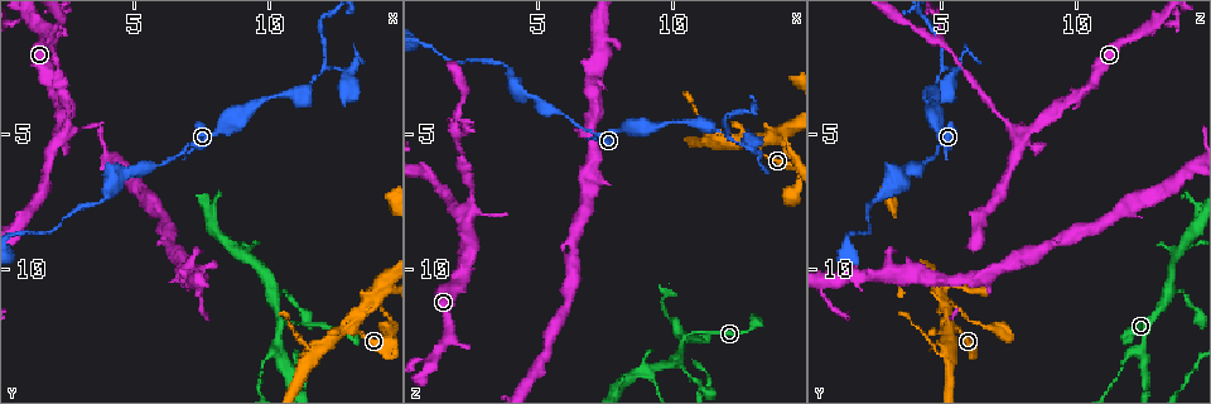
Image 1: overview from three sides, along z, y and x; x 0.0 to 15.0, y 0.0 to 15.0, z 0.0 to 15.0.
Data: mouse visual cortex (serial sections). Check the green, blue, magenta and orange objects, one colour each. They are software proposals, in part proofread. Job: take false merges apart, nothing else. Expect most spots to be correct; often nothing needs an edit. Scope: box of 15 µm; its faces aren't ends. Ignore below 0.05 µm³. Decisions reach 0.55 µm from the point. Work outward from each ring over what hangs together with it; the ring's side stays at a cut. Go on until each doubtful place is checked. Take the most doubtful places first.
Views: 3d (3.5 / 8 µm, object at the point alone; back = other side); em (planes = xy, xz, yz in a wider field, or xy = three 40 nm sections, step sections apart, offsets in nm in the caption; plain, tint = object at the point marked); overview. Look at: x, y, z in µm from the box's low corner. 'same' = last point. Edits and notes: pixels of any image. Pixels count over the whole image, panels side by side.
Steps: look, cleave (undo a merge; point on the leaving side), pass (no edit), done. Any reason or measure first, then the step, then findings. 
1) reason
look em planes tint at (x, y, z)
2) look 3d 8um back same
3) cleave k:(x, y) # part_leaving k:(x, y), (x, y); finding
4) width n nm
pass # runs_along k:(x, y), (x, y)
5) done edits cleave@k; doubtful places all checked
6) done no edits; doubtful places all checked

sharp bend
look 3d 3.5um at (12.0, 2.6, 5.1)

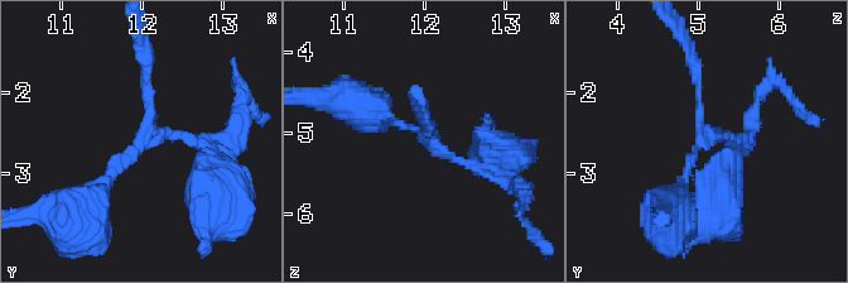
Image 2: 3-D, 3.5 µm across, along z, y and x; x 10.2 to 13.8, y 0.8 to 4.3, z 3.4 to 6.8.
arms 3; arm_widths 150, 150, 150 nm
look em xy step 1 tint at (12.05, 2.55, 5.05)

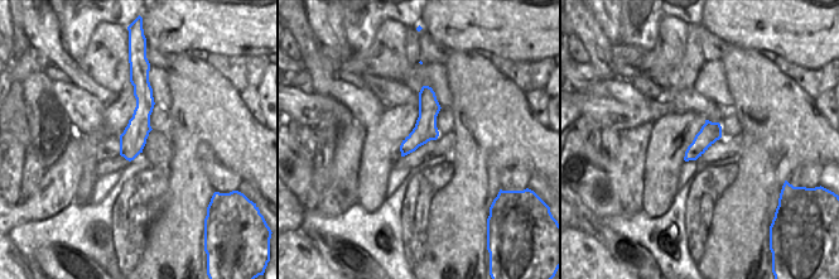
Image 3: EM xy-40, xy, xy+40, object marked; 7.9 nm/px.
pass # runs_along 3:(145, 75), (143, 111), (129, 157); all the same cell

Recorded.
three-way junction
look 3d 8um at (2.0, 1.6, 5.0)

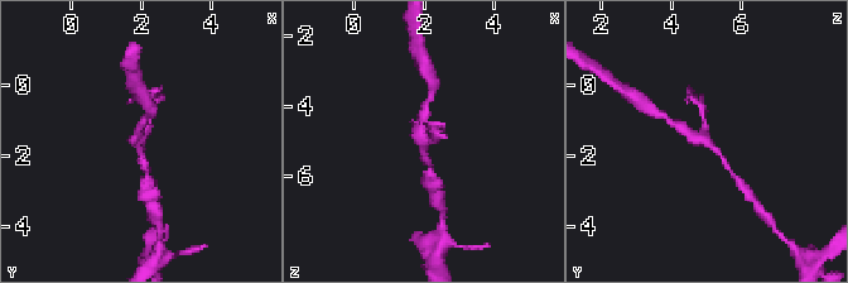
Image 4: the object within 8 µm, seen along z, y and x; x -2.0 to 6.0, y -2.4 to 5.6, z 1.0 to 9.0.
zoom in
look 3d 3.5um at (1.9, 1.5, 5.0)

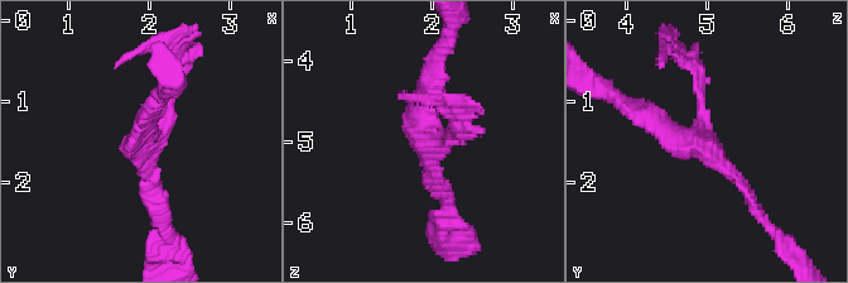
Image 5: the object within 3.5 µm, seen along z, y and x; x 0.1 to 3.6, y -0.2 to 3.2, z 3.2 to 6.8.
arms 3; arm_widths 150, 150, 200 nm
look em xy step 1 tint at (1.90, 1.55, 5.00)

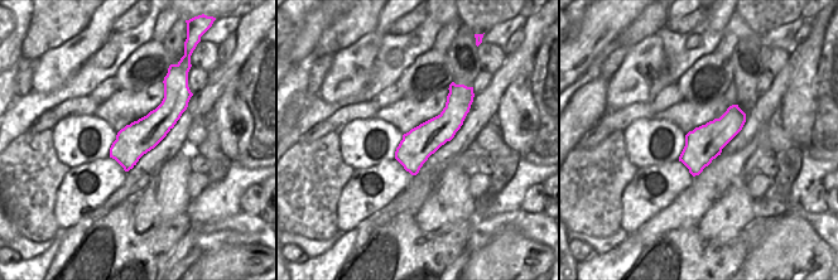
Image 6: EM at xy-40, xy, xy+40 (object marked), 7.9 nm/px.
pass # runs_along 6:(457, 87), (413, 170); all the same cell

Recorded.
three-way junction
look 3d 8um at (10.4, 11.9, 12.5)

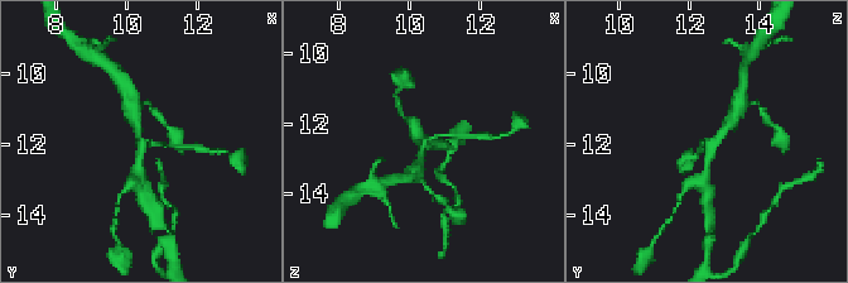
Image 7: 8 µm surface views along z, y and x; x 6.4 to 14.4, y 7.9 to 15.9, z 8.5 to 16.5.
arms 3; arm_widths 100, 250, 250 nm; now the EM
look em xy step 2 tint at (10.5, 11.9, 12.5)

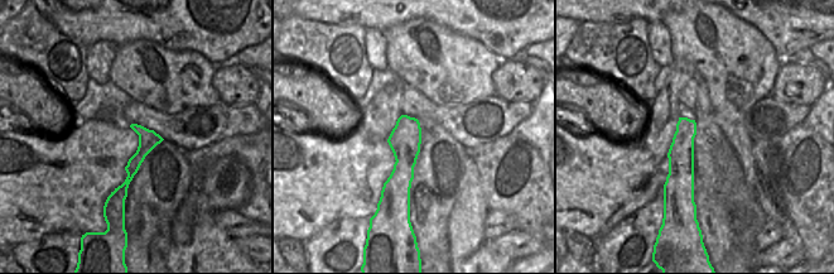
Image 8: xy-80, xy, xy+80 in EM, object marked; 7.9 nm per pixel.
width 260 nm
pass # runs_along 7:(461, 135), (428, 139), (418, 167); continuous, no second cell

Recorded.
three-way junction
look 3d 8um at (8.9, 9.4, 13.7)

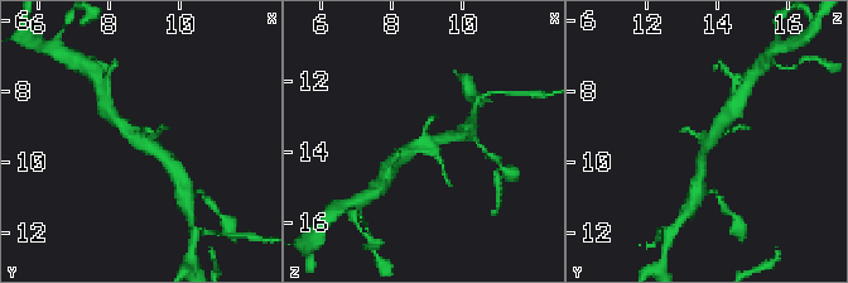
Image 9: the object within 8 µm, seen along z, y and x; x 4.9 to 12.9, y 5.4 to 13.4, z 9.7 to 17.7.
look 3d 3.5um at (9.0, 9.4, 13.7)

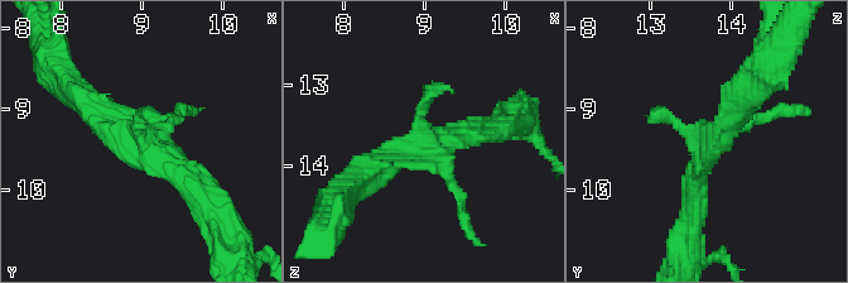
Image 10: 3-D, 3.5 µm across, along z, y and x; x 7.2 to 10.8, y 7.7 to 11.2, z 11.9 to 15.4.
pass # runs_along 10:(203, 198), (78, 97); one cell here

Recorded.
done no edits; doubtful places all checked

